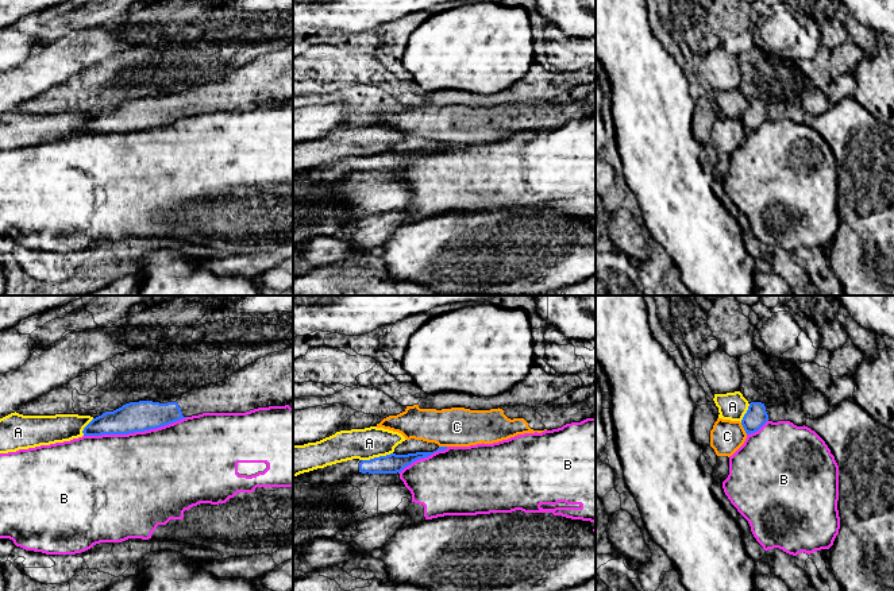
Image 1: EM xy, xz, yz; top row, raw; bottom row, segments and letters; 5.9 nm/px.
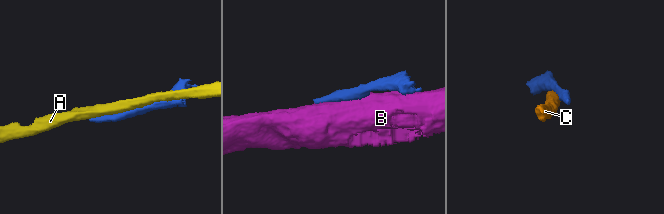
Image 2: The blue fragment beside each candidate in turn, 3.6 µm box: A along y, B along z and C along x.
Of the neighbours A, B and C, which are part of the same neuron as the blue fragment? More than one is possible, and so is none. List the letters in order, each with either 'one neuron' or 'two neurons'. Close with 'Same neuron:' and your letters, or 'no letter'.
A: two neurons
B: two neurons
C: two neurons
Same neuron: no letter

